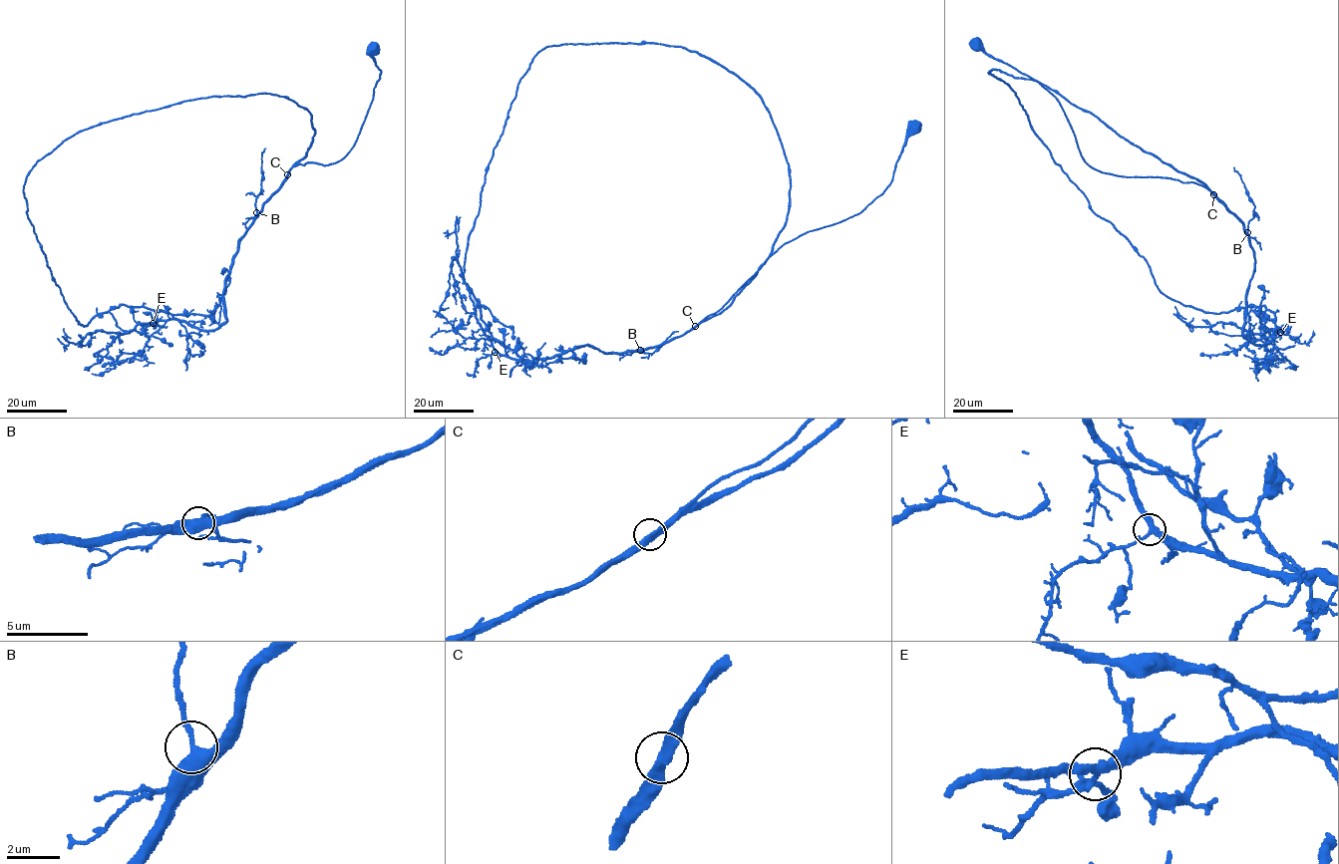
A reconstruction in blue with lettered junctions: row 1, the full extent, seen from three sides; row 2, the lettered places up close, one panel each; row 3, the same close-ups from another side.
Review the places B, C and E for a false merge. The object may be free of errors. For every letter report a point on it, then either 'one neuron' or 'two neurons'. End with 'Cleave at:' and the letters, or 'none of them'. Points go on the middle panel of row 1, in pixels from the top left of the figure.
B: (640, 350) | one neuron
C: (695, 326) | one neuron
E: (495, 352) | one neuron
Cleave at: none of them

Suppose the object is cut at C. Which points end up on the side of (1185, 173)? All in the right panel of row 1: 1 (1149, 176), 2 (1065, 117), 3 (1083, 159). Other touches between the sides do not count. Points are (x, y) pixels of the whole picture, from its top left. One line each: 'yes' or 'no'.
1: no
2: no
3: no

